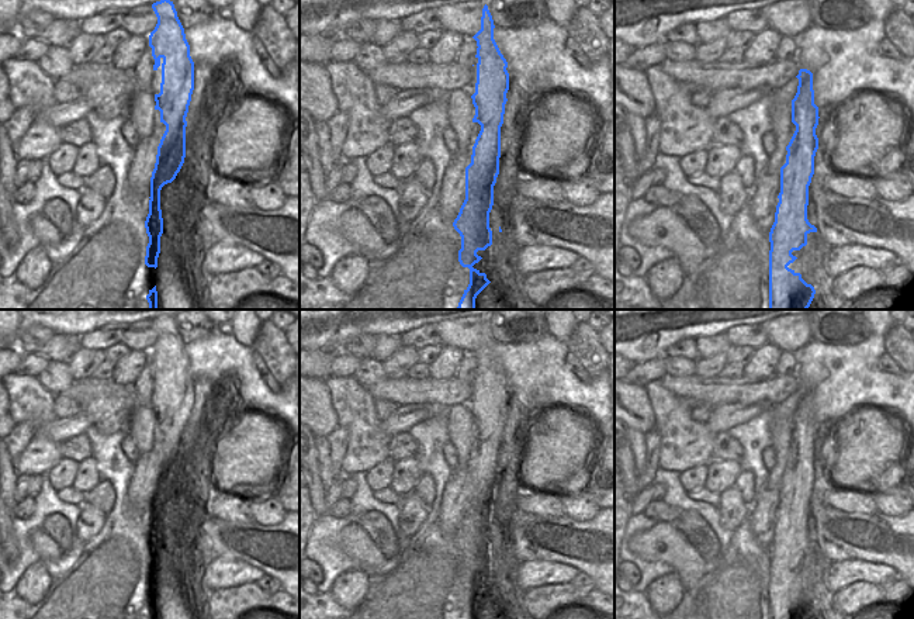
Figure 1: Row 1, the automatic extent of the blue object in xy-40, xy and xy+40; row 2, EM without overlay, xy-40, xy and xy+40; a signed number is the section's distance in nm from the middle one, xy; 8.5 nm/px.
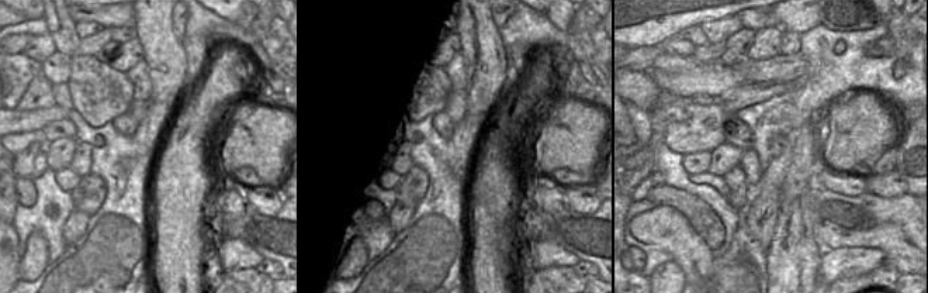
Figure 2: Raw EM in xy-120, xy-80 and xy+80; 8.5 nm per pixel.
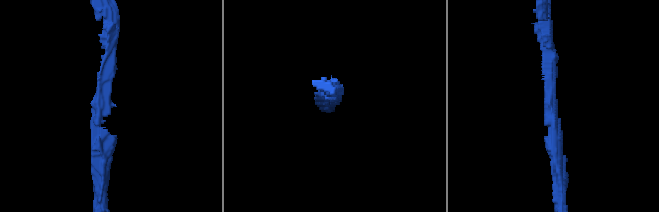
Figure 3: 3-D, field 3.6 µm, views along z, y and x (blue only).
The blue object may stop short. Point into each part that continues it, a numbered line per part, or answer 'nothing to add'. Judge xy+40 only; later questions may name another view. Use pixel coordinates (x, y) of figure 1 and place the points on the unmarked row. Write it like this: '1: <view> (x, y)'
nothing to add

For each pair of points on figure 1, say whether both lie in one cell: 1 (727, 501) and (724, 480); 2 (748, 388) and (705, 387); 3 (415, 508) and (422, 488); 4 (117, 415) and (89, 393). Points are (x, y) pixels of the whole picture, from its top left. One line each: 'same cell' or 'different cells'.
1: different cells
2: same cell
3: different cells
4: different cells

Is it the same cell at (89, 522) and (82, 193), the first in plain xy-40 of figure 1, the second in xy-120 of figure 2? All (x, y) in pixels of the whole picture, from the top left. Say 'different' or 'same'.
different

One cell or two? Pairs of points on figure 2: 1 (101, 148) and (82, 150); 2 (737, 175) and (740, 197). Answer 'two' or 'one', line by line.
1: two
2: one

